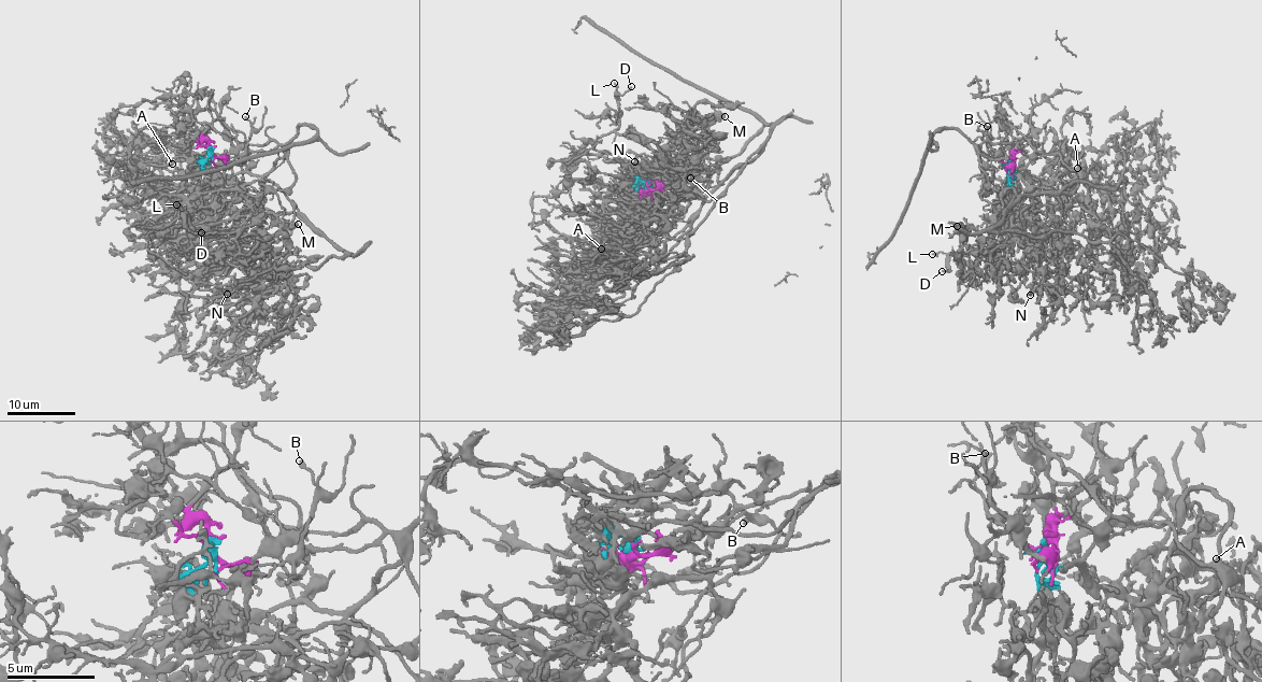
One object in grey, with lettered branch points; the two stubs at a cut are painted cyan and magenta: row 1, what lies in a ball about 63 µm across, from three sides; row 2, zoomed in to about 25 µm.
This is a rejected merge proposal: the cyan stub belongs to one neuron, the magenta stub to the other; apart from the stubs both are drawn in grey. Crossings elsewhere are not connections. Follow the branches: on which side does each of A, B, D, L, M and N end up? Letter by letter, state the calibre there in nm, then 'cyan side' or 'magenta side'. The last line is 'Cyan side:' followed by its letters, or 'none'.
A: 110 nm thick; cyan side
B: 170 nm thick; magenta side
D: 150 nm thick; magenta side
L: 90 nm thick; magenta side
M: 360 nm thick; cyan side
N: 220 nm thick; cyan side
Cyan side: A, M, N

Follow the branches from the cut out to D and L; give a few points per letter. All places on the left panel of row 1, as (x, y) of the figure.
D: (210, 153), (226, 157), (280, 145), (295, 181), (227, 219), (190, 227), (186, 212), (185, 225), (201, 232)
L: (210, 153), (226, 157), (280, 145), (295, 181), (201, 226), (188, 225), (177, 203)

